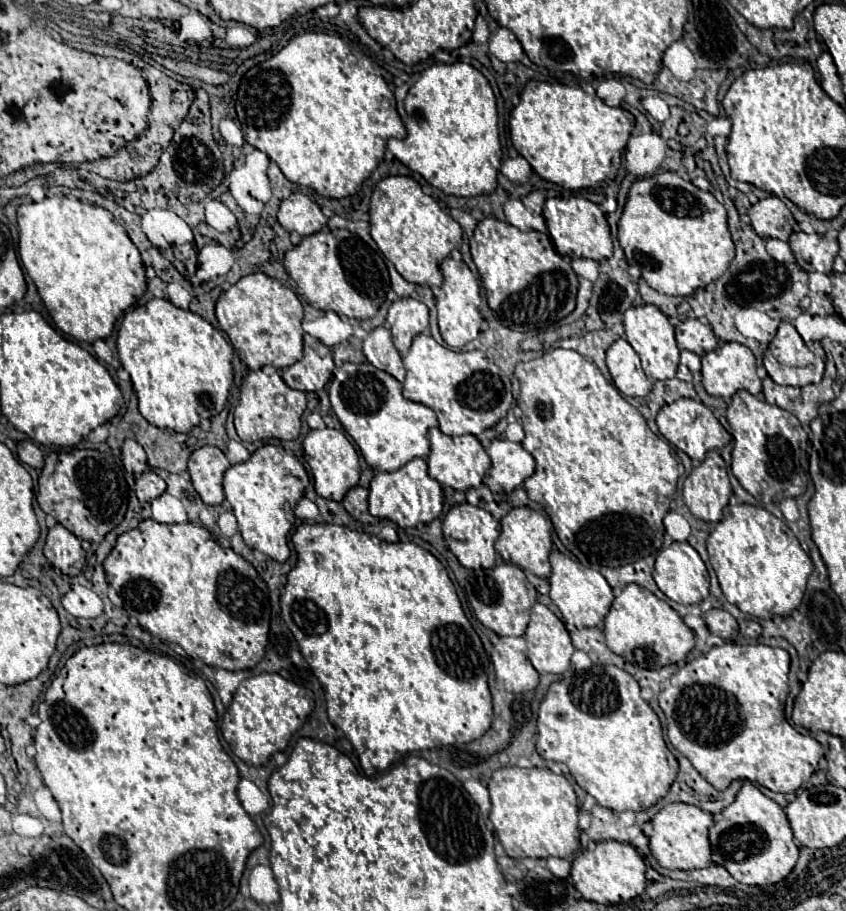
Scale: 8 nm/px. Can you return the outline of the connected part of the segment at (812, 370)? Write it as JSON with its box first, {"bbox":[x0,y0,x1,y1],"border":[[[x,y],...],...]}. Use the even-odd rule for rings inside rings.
{"bbox":[763,321,825,385],"border":[[[781,321],[777,335],[769,343],[763,365],[769,377],[779,385],[809,385],[822,380],[825,363],[801,339],[797,329]]]}

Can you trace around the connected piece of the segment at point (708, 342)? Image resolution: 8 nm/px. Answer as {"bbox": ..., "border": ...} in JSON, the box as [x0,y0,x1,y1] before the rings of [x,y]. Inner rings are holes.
{"bbox":[675,319,719,355],"border":[[[685,319],[675,331],[677,331],[679,349],[687,349],[697,355],[705,355],[713,351],[719,343],[713,329],[699,319]]]}

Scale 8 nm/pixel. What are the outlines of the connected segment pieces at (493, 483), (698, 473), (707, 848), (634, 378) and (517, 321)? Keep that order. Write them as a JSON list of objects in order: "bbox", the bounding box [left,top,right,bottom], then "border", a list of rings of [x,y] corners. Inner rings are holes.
[{"bbox":[483,439,535,493],"border":[[[493,439],[487,447],[491,467],[483,483],[495,493],[511,493],[535,471],[535,459],[523,449],[521,443],[509,439]]]},{"bbox":[683,451,731,523],"border":[[[709,451],[705,461],[695,467],[683,485],[683,499],[689,511],[707,523],[721,519],[723,507],[729,503],[731,483],[727,465],[717,451]]]},{"bbox":[649,803,713,869],"border":[[[669,803],[653,819],[653,835],[649,837],[651,855],[665,869],[701,869],[711,865],[711,845],[707,829],[713,825],[713,817],[703,809],[687,803]]]},{"bbox":[607,337,653,397],"border":[[[621,337],[607,349],[607,367],[615,387],[627,397],[645,397],[653,387],[641,369],[639,355]]]},{"bbox":[471,217,577,331],"border":[[[489,217],[477,223],[471,255],[479,269],[487,303],[505,327],[513,331],[543,331],[575,309],[577,275],[571,269],[571,259],[555,251],[547,233],[523,233],[505,221]]]}]

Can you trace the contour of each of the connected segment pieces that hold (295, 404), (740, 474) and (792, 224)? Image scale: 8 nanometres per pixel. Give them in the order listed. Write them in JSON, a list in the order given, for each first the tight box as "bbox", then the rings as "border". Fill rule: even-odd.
[{"bbox":[235,365,307,441],"border":[[[265,365],[259,371],[247,375],[241,385],[241,399],[235,407],[235,429],[241,441],[261,441],[261,439],[295,439],[301,431],[301,415],[307,407],[305,393],[291,389],[281,379],[279,371]]]},{"bbox":[727,391,809,503],"border":[[[739,391],[733,395],[733,401],[727,407],[727,423],[729,423],[729,433],[733,435],[731,469],[745,491],[749,491],[755,499],[759,497],[763,503],[777,503],[785,497],[795,497],[795,495],[803,493],[805,483],[807,483],[805,471],[807,471],[809,461],[807,461],[807,451],[803,449],[803,445],[807,443],[805,431],[797,417],[793,417],[791,413],[787,413],[785,409],[781,409],[777,405],[759,401],[757,397],[753,397],[747,391]]]},{"bbox":[749,197,797,241],"border":[[[767,197],[755,203],[749,209],[751,227],[757,231],[759,237],[781,239],[787,241],[789,235],[797,229],[797,221],[793,219],[787,205],[777,197]]]}]

